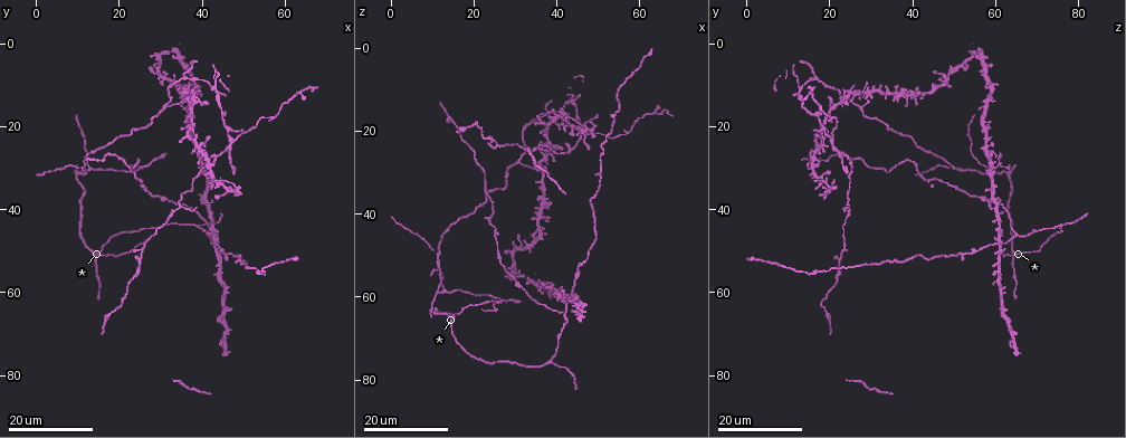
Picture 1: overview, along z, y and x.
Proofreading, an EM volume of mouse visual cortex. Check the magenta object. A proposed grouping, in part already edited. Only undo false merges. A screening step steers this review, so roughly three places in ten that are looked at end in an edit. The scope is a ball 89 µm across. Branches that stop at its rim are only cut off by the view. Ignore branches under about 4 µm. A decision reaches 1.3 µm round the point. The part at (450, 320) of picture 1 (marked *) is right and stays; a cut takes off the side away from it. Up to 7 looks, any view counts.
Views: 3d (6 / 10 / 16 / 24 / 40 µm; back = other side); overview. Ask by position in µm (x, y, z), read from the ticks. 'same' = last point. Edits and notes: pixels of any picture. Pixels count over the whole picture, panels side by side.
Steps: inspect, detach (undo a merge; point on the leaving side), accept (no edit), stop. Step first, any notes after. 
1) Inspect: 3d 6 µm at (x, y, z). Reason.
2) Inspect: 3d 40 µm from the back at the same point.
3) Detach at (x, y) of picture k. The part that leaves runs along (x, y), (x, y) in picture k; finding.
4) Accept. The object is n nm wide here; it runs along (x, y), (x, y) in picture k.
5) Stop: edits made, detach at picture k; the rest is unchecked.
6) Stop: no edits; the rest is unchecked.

Inspect: 3d 24 µm at (30.5, 37.0, 56.0). Sudden change in width.

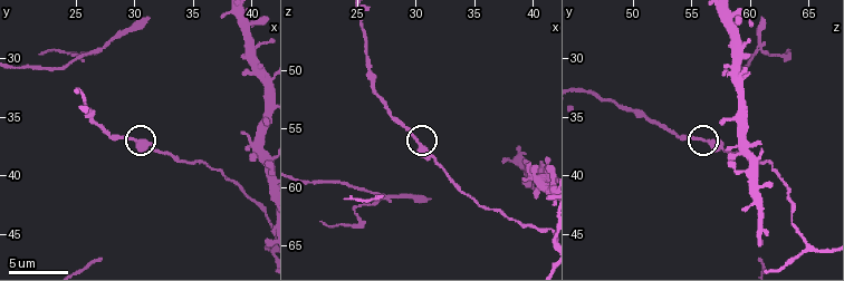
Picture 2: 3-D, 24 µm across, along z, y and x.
Inspect: 3d 6 µm at (30.2, 37.2, 56.4).

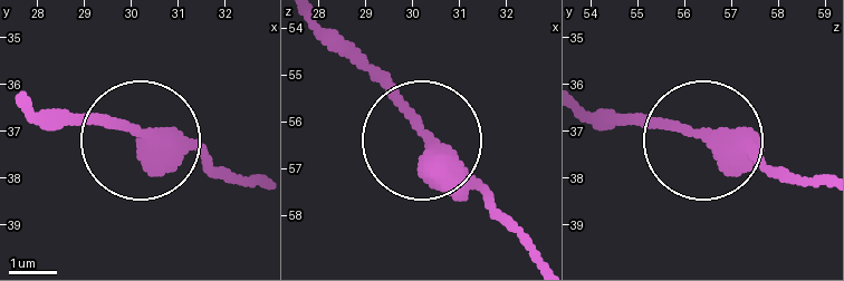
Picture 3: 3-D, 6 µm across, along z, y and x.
Inspect: 3d 6 µm from the back at (30.30, 37.10, 56.30).

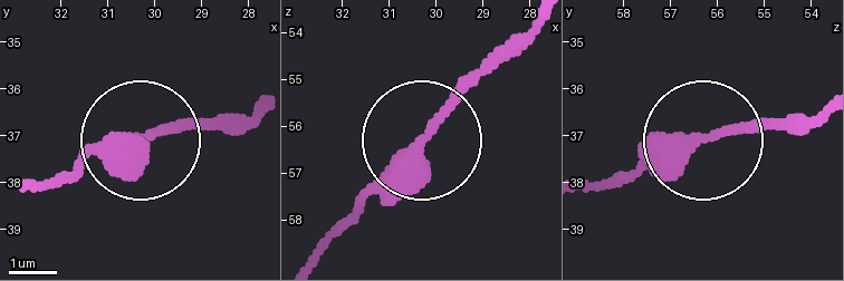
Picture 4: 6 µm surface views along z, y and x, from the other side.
Accept. All the same neuron.

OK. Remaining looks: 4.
Inspect: 3d 16 µm at (26.5, 30.0, 61.0). Arms part here.

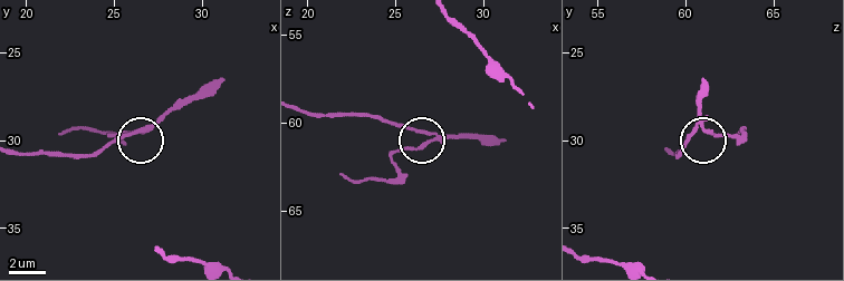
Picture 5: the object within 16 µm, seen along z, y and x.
Inspect: 3d 10 µm at (26.9, 29.5, 61.0).

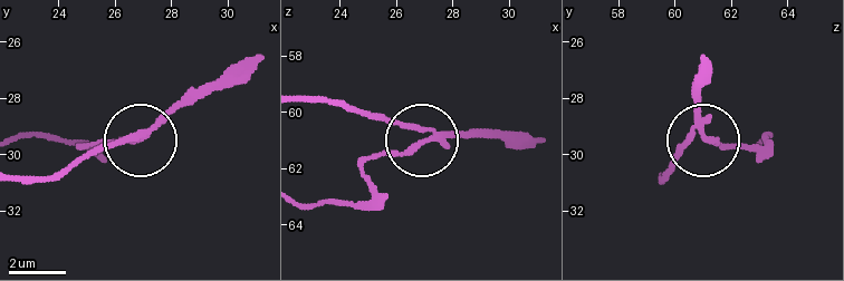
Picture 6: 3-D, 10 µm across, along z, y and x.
Detach at (401, 154) of picture 6. The side arm is 5 µm long; two neurons meet here.

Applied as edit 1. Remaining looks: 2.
Inspect: 3d 16 µm at (41.5, 46.5, 65.5). Three-way junction.

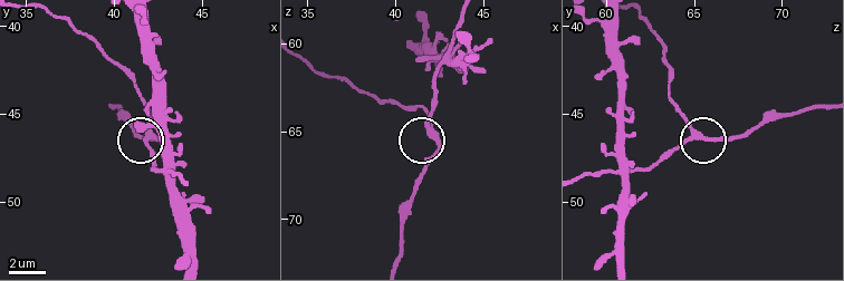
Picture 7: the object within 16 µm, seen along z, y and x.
Inspect: 3d 6 µm at (42.0, 46.2, 65.1). Zoom in.

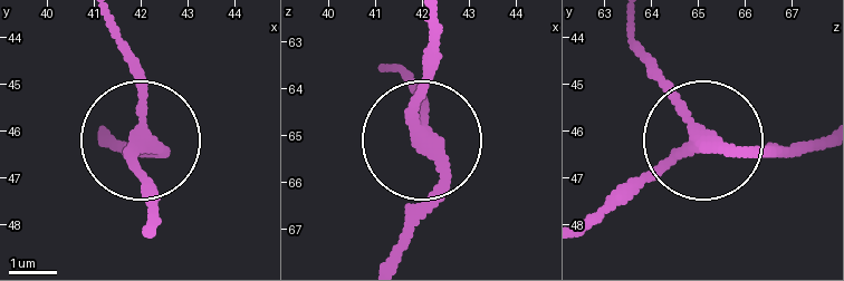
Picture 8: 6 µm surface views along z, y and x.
Accept. It runs along (825, 134), (802, 146), (717, 143), (638, 55) in picture 8; continuous, no second neuron.

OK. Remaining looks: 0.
Stop: edits made, detach at picture 6; the rest is unchecked.

